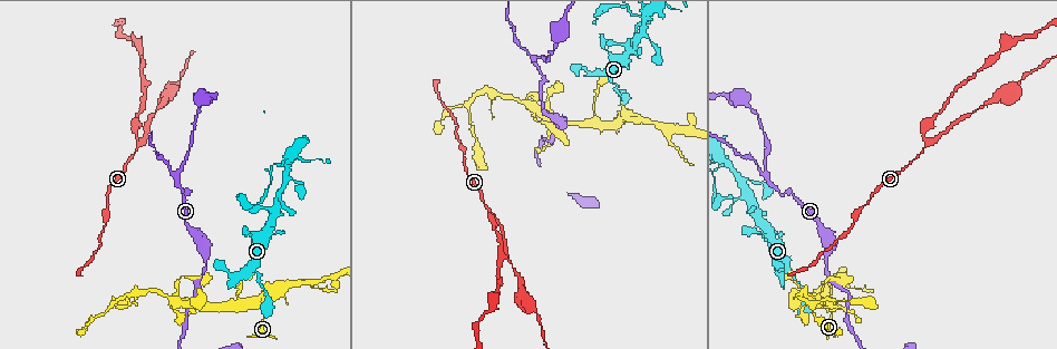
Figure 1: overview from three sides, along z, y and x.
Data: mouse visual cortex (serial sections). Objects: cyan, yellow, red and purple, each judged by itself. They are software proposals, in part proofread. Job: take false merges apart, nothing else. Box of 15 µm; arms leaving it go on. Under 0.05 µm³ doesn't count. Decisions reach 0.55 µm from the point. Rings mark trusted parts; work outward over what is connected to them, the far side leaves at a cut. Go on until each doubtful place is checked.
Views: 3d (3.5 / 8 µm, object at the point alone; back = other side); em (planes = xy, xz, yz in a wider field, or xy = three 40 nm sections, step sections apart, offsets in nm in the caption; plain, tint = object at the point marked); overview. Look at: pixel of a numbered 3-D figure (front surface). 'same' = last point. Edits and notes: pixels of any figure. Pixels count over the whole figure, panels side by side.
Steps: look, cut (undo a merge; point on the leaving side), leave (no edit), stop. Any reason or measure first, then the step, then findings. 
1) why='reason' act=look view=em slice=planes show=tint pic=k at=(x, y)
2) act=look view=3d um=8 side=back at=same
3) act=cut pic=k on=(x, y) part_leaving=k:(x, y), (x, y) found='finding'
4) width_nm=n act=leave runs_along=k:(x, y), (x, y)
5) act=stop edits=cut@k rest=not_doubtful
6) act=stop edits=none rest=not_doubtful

why='arms part here' act=look view=3d um=3.5 side=back pic=1 at=(729, 162)

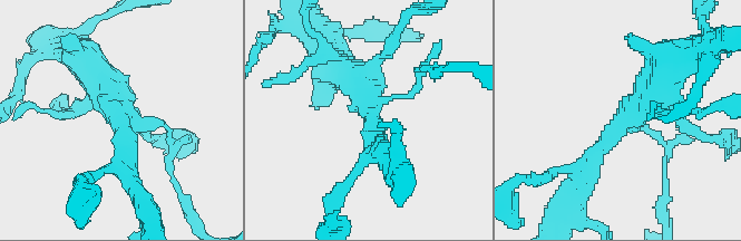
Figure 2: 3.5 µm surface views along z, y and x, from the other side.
why='need the tissue' act=look view=em slice=planes show=tint pic=2 at=(375, 109)

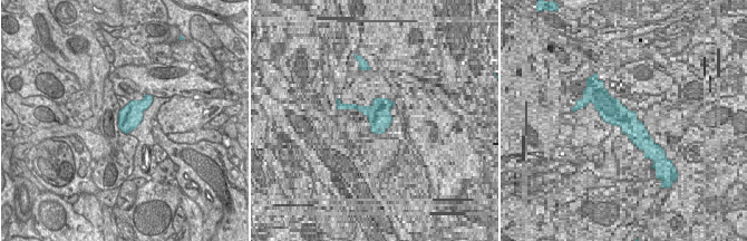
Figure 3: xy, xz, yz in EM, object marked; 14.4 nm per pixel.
arm_widths_nm=100,250,450 act=cut pic=2 on=(422, 73) found='two cells meet here'

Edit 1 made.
why='side arm on a straight run' act=look view=3d um=3.5 pic=1 at=(532, 57)

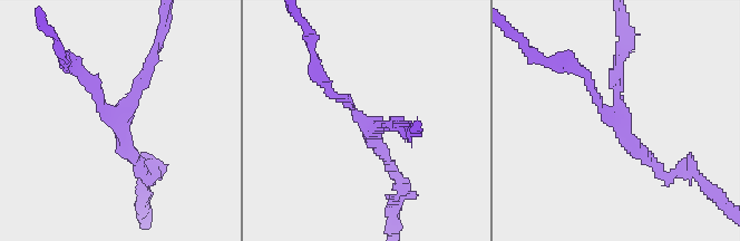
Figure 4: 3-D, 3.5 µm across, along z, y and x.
arms=3 arm_widths_nm=150,150,200 why='shape alone is not enough' act=look view=em slice=planes show=tint pic=4 at=(618, 110)

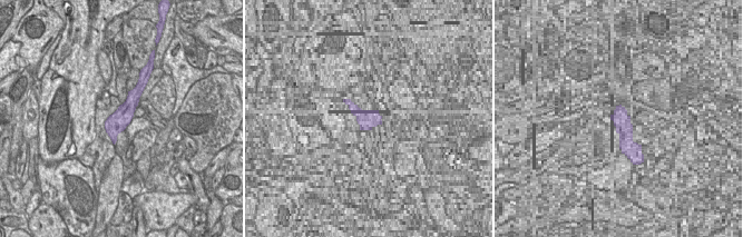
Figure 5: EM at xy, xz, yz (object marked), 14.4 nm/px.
why='another direction' act=look view=em slice=xy step=3 show=tint at=same

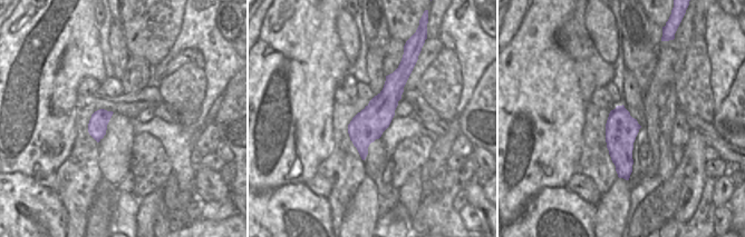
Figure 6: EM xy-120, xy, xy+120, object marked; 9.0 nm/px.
act=leave runs_along=6:(407, 71), (363, 130), (363, 154) found='all the same cell'

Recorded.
why='sudden change in width' act=look view=em slice=xy step=1 show=tint pic=1 at=(924, 146)

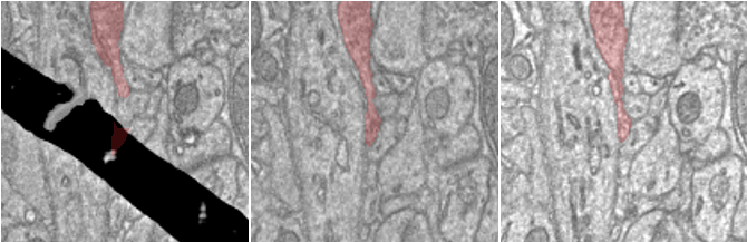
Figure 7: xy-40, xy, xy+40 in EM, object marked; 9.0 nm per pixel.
why='wider look' act=look view=3d um=3.5 at=same

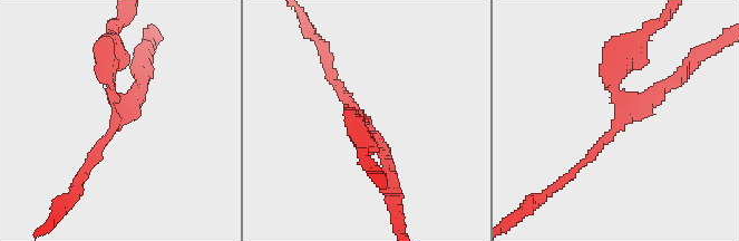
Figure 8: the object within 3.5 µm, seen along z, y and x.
arm_widths_nm=150,150,250 act=cut pic=8 on=(616, 50) part_leaving=8:(614, 87), (618, 64), (652, 26) found='a second cell is stuck on'

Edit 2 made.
why='redraw' act=look view=overview

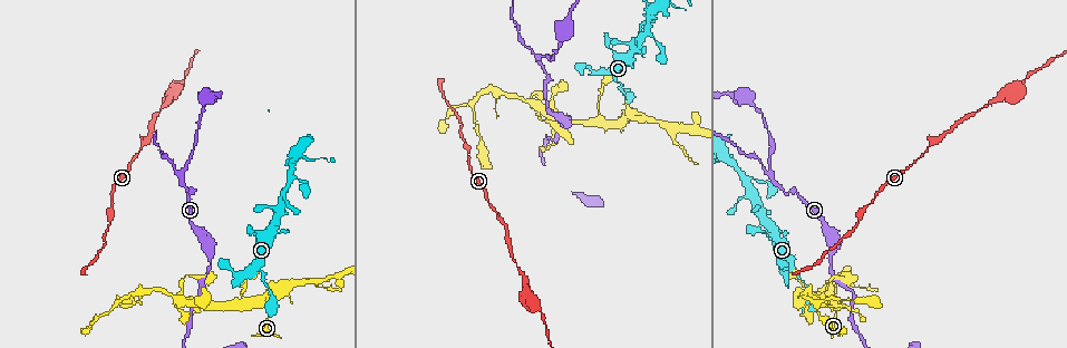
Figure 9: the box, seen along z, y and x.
why='abrupt turn' act=look view=3d um=8 side=back pic=9 at=(782, 273)

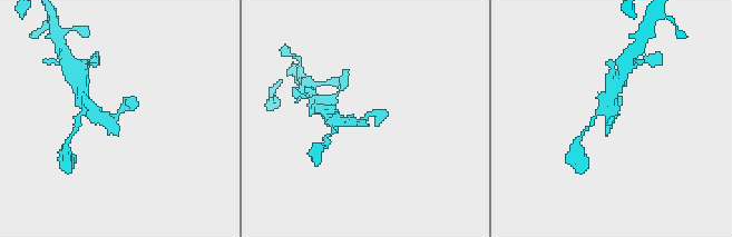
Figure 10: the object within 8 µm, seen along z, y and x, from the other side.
why='shape alone is not enough' act=look view=em slice=planes show=tint pic=10 at=(116, 114)

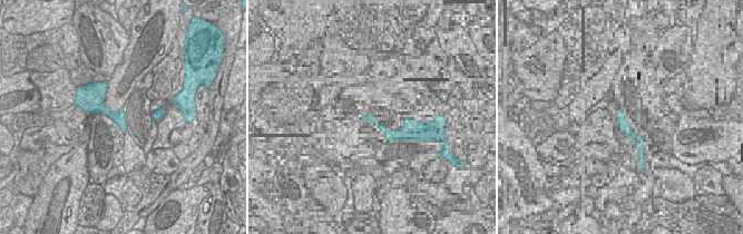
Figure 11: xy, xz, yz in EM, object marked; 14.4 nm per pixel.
act=leave runs_along=10:(93, 108), (110, 120), (130, 108) found='continuous, no second cell'

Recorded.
why='abrupt turn' act=look view=3d um=3.5 pic=9 at=(532, 96)

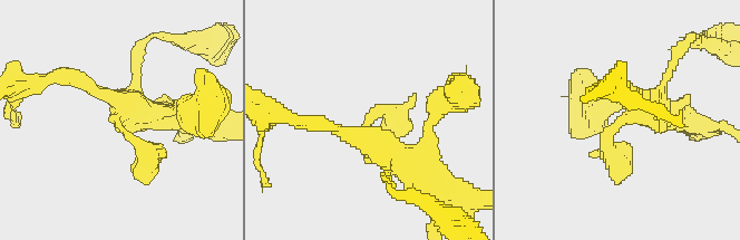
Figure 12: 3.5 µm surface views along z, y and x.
act=look view=em slice=xy step=2 show=tint pic=12 at=(116, 126)

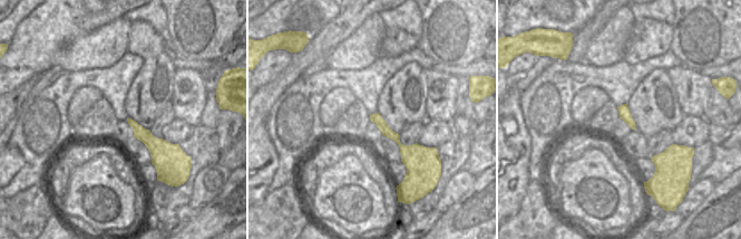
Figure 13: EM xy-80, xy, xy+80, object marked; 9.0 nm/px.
act=leave runs_along=12:(661, 114), (638, 104), (604, 138), (615, 183) found='one cell here'

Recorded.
act=stop edits=cut@2,cut@8 rest=not_doubtful

